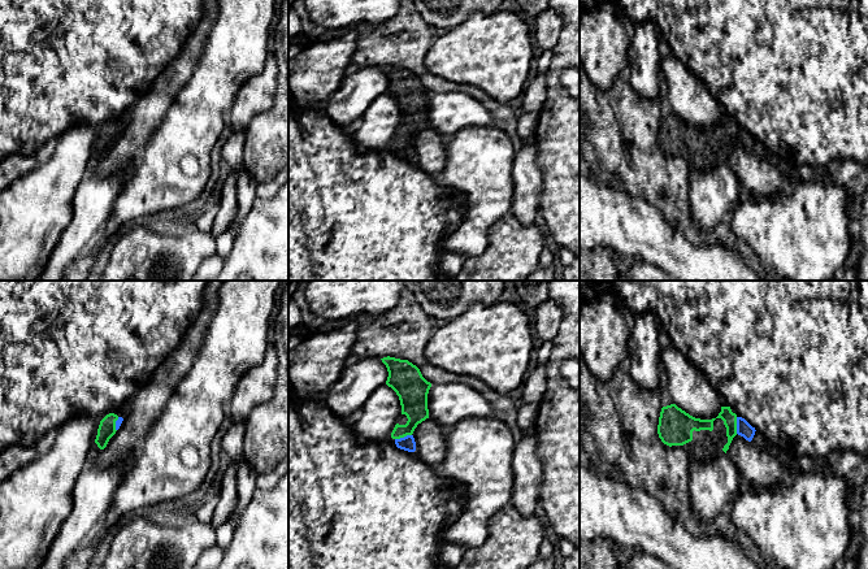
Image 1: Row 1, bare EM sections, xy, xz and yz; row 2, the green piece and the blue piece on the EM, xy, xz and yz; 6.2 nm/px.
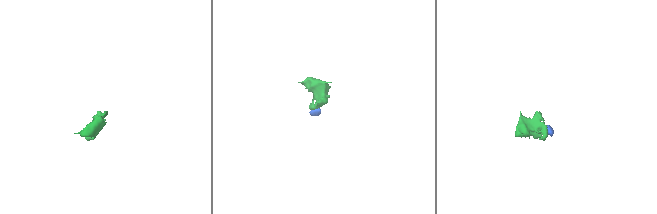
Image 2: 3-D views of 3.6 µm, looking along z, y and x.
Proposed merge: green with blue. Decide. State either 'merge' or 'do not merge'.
merge

